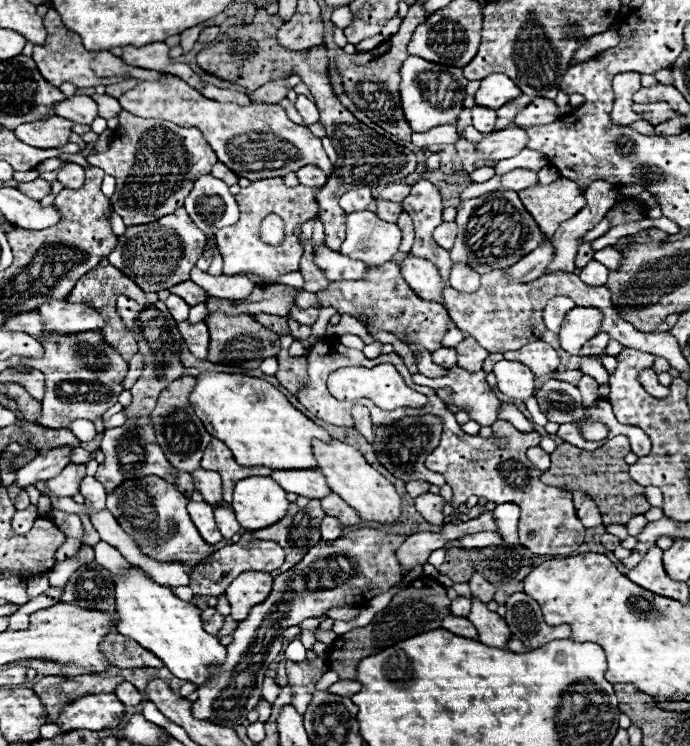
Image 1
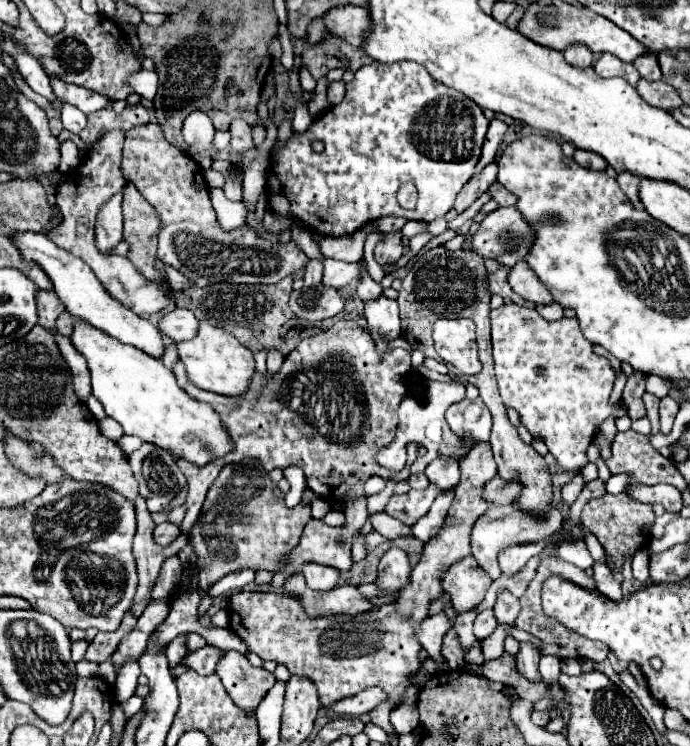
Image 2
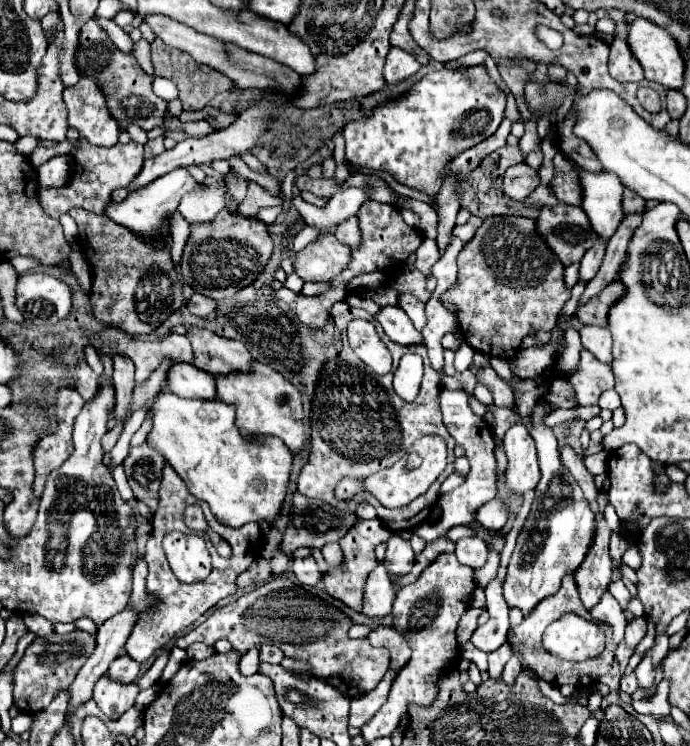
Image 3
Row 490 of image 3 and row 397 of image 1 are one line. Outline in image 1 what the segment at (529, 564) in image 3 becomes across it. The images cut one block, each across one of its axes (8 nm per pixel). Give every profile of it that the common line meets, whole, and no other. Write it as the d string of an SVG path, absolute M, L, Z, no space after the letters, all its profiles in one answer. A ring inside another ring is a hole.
M548 380L536 392L536 400L550 422L576 424L582 436L590 442L598 442L608 436L606 424L594 422L586 416L580 390L574 384L562 380Z

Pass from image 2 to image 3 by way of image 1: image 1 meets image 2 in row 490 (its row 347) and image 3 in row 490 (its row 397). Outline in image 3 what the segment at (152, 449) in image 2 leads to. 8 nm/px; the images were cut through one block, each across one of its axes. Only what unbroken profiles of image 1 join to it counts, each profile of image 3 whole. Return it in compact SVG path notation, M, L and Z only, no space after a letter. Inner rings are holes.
M142 444L130 450L128 458L124 460L124 470L134 498L154 510L158 506L158 488L162 482L164 458L156 454L156 450L152 450L148 444Z

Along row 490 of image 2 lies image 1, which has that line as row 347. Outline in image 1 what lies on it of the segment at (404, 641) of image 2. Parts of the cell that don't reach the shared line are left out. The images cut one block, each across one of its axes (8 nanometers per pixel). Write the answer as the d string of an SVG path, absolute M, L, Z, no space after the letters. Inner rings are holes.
M466 336L458 346L458 366L468 372L478 372L482 368L482 362L488 358L488 350L484 350L472 336Z

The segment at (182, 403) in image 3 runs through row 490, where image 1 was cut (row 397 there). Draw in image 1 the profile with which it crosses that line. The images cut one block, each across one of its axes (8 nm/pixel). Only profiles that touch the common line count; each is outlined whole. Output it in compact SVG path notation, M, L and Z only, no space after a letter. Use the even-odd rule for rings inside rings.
M206 372L198 376L190 402L206 430L214 438L226 442L240 466L272 468L272 478L284 486L286 492L294 492L310 500L322 500L332 494L326 478L316 470L318 462L312 454L312 440L332 442L332 436L296 410L288 398L266 380Z

